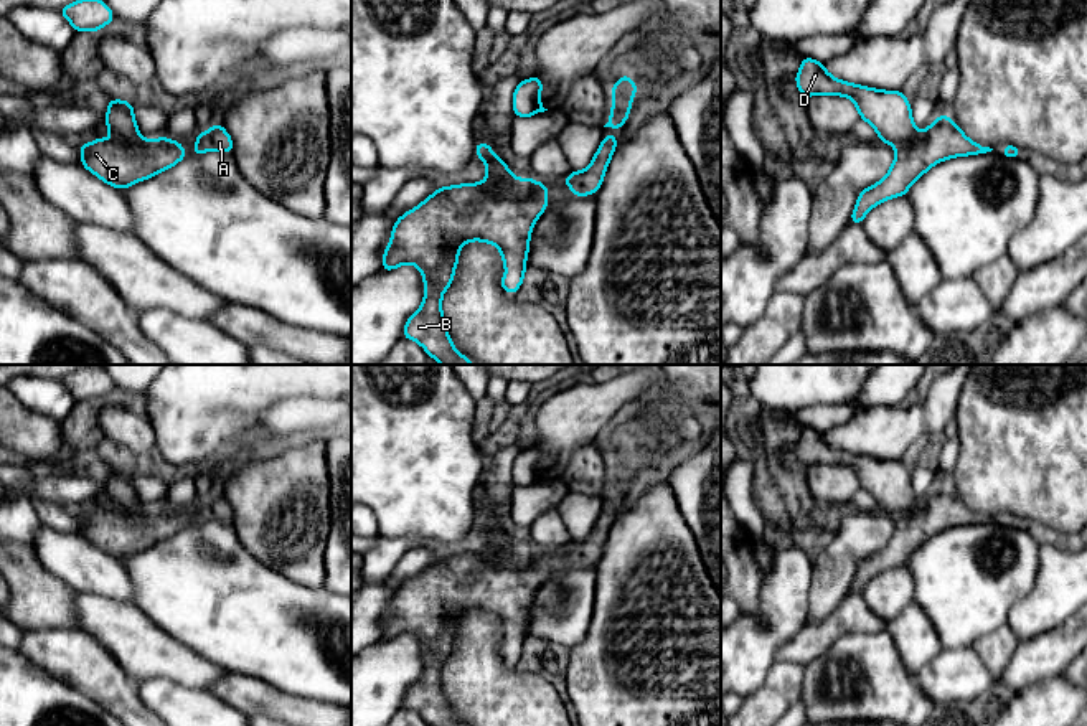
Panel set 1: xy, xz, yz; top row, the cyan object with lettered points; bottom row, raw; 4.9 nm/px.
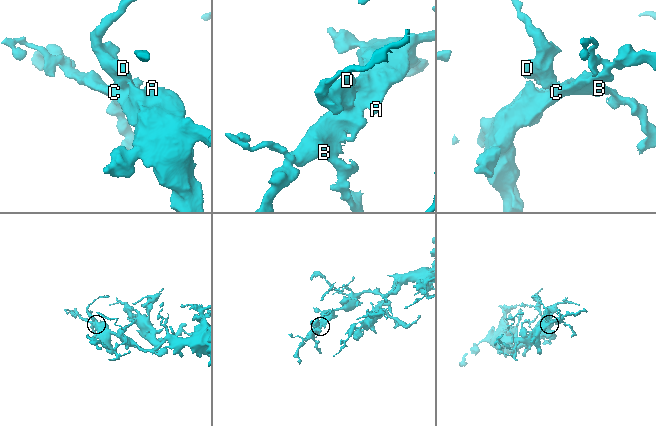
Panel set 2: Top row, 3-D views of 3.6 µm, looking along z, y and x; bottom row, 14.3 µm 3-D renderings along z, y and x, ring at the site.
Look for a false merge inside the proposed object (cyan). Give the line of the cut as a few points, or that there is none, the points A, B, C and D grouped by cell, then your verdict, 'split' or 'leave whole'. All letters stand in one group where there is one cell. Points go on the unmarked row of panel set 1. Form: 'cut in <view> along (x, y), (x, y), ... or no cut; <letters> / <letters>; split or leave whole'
no cut; A B C D; leave whole

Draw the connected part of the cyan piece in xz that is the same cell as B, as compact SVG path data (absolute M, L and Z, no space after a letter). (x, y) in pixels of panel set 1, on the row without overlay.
M487 512L475 515L475 525L487 535L487 548L478 553L440 556L421 574L396 589L391 612L384 617L381 640L414 634L424 647L424 672L406 690L402 708L417 711L429 726L464 726L454 716L442 683L442 665L452 653L460 617L470 610L495 614L506 640L500 647L500 655L505 662L516 663L525 650L533 596L549 574L546 553L516 548Z

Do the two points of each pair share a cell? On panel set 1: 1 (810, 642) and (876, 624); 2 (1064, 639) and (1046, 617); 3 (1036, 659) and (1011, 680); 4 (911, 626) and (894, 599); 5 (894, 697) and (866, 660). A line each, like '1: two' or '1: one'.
1: one
2: two
3: one
4: two
5: one

